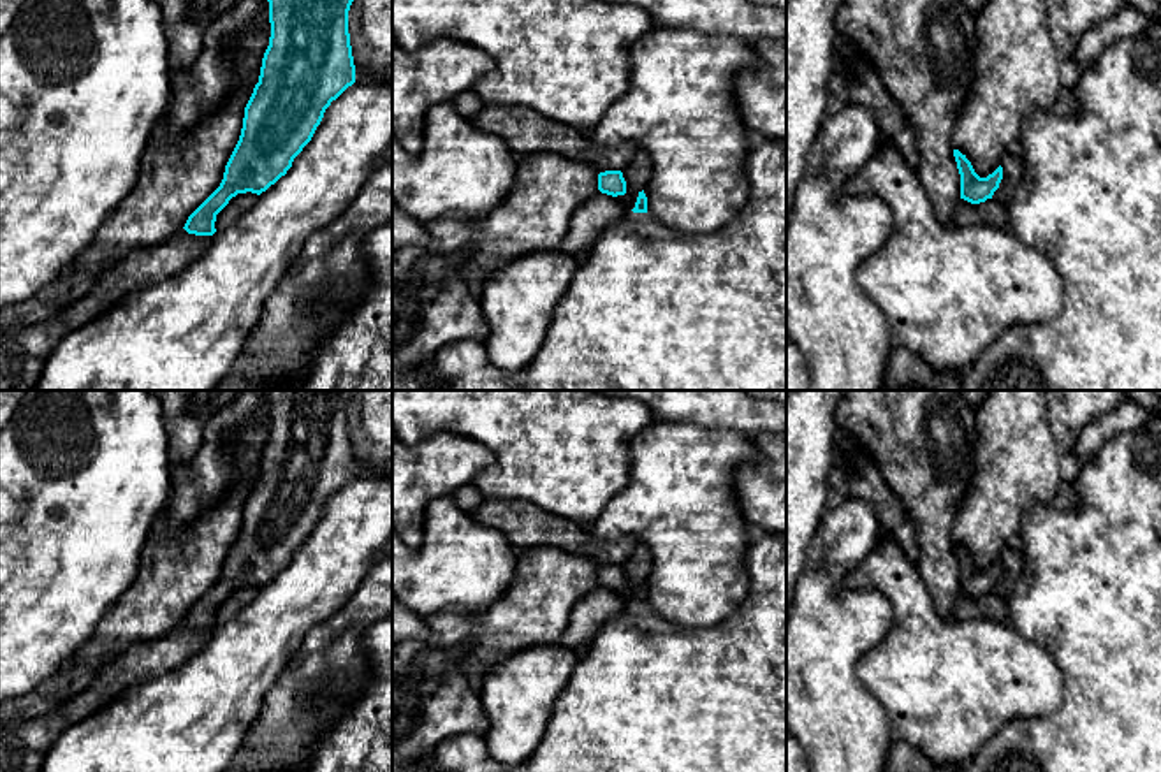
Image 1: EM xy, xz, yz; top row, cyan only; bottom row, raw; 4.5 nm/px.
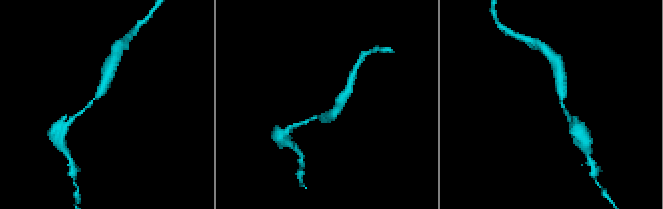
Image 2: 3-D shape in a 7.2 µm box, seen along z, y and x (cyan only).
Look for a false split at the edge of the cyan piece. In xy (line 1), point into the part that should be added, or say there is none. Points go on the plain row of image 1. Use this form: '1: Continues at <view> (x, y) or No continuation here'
1: No continuation here

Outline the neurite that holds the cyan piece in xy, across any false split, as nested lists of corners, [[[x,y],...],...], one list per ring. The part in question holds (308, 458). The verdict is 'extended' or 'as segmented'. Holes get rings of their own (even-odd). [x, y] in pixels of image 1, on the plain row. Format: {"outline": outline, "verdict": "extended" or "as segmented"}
{"outline": [[[267,390],[271,431],[259,477],[245,501],[239,535],[225,559],[220,580],[188,610],[185,624],[195,630],[216,626],[216,608],[237,587],[260,589],[292,561],[311,535],[325,503],[355,477],[348,427],[354,390]]], "verdict": "as segmented"}

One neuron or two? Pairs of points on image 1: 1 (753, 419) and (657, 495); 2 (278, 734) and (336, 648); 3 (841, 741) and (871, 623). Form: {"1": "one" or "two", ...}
{"1": "two", "2": "one", "3": "one"}

